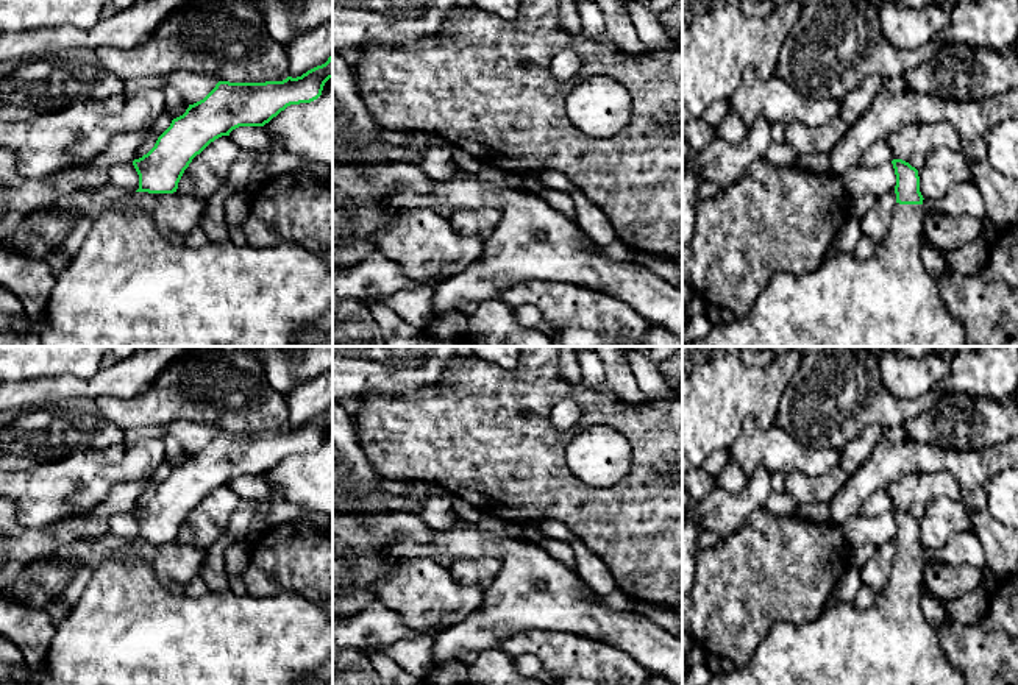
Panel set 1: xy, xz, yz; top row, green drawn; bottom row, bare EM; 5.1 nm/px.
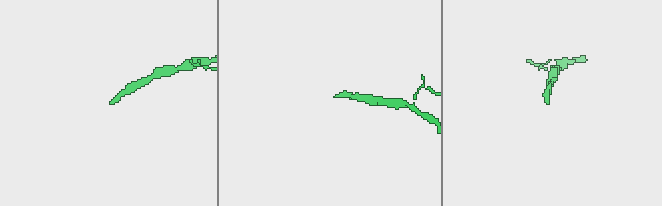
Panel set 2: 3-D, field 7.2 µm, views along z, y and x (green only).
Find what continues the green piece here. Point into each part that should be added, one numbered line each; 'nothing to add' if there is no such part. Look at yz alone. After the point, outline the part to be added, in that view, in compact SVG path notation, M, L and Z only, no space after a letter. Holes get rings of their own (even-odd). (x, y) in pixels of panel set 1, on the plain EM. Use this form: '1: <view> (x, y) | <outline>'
1: yz (890, 643) | M896 552L887 582L870 609L859 610L854 604L837 601L815 621L778 623L745 666L712 674L706 685L966 685L962 671L945 655L935 626L923 615L923 566L923 554Z

